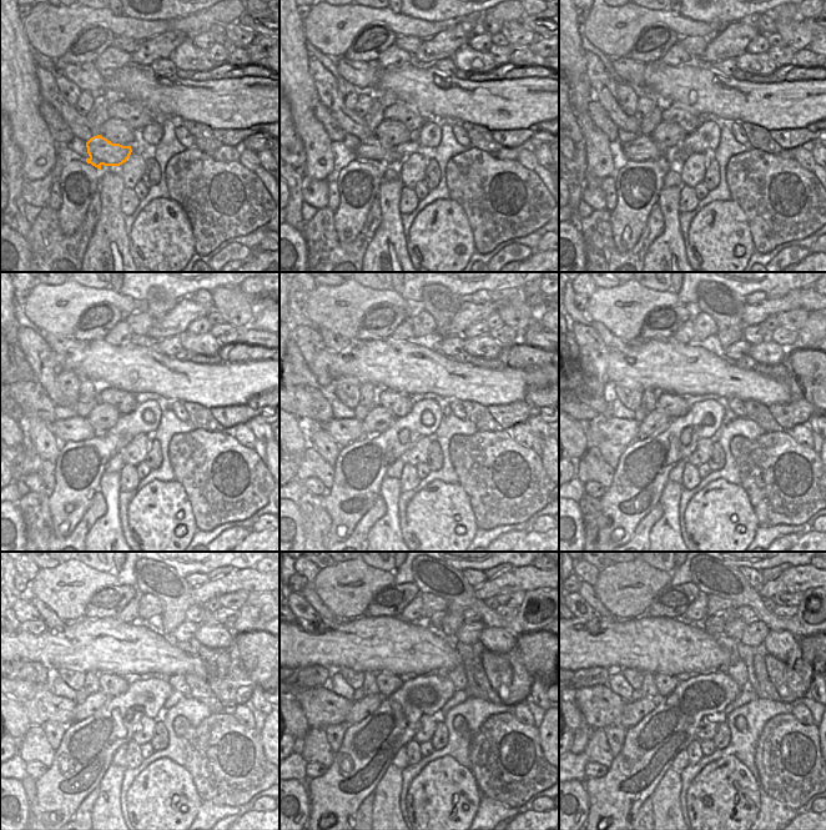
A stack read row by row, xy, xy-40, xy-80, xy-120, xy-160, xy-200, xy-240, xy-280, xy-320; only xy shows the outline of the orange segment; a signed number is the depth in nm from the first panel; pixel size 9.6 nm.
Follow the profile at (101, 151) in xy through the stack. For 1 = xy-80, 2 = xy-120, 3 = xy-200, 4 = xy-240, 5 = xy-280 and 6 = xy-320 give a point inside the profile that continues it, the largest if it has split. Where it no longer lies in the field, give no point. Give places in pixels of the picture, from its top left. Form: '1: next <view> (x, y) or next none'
1: next xy-80 (641, 149)
2: next xy-120 (72, 429)
3: next xy-200 (618, 431)
4: next xy-240 (45, 707)
5: next xy-280 (322, 707)
6: next xy-320 (600, 708)

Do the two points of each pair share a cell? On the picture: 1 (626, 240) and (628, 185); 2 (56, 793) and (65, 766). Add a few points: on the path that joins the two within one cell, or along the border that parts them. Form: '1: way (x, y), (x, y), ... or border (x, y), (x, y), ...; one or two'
1: way (626, 226), (628, 199); one
2: way (58, 785), (70, 771); one

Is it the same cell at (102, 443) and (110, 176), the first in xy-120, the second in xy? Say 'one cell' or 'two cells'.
two cells

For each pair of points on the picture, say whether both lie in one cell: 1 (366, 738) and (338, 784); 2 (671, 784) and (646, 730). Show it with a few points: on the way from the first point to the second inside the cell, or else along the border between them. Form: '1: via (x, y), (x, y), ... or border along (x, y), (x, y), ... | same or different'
1: via (366, 749), (363, 758), (348, 773) | same
2: border along (670, 766), (650, 795) | different

